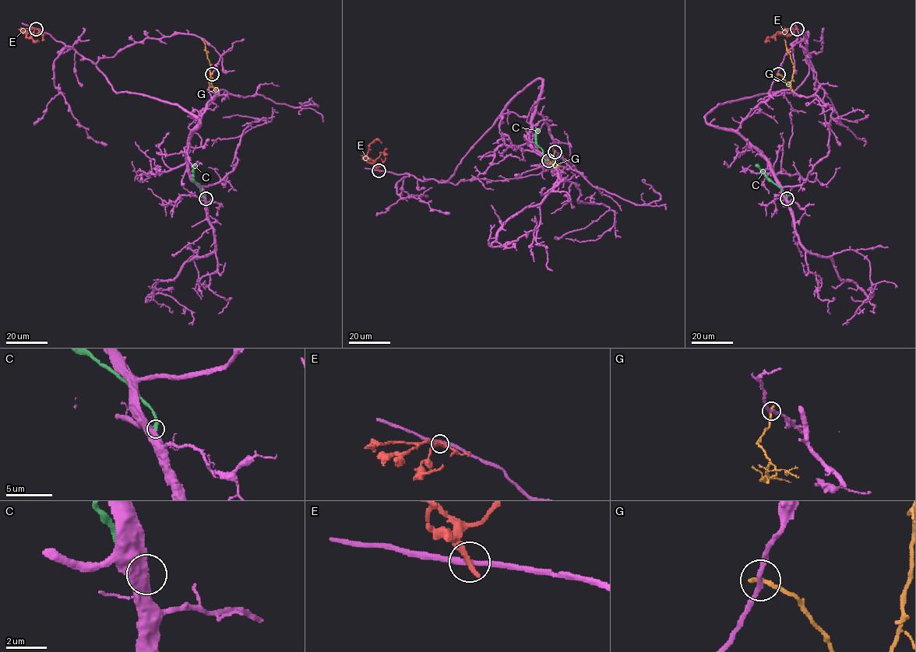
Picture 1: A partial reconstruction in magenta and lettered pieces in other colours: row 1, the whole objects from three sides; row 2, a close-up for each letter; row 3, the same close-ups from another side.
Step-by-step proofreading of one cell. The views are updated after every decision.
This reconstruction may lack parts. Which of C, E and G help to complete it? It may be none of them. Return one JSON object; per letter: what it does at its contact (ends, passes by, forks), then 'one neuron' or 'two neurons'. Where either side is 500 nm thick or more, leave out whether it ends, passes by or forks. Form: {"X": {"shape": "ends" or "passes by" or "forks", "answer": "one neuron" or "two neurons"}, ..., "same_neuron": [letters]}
{"C": {"answer": "two neurons"}, "E": {"shape": "ends", "answer": "two neurons"}, "G": {"shape": "ends", "answer": "two neurons"}, "same_neuron": []}

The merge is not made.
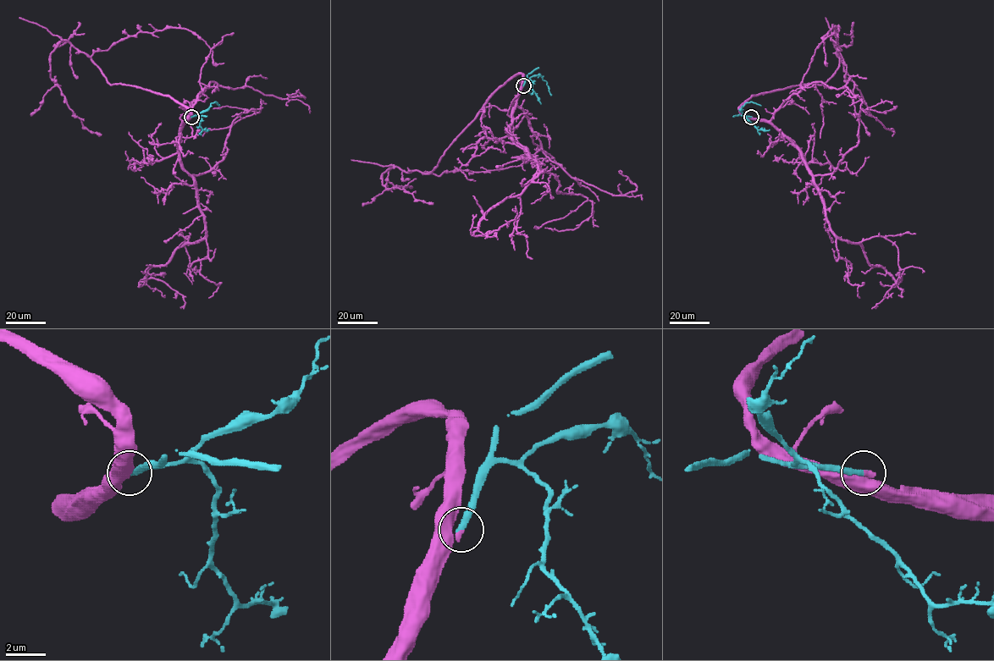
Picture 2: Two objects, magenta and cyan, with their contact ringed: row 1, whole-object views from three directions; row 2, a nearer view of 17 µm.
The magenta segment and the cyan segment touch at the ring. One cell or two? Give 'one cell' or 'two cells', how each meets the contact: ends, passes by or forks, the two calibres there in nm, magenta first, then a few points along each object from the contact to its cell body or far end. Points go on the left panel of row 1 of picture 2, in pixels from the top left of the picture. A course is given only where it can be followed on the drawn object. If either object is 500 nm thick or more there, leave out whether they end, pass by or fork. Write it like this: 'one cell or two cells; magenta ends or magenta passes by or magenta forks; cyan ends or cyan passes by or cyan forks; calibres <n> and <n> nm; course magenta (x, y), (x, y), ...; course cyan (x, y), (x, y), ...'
one cell; magenta ends; cyan ends; calibres 300 and 320 nm; course magenta (191, 117), (178, 149), (195, 181), (206, 235), (151, 266), (142, 281), (165, 282), (183, 295), (184, 309); course cyan (191, 117), (206, 111), (211, 103), (216, 101), (218, 105)

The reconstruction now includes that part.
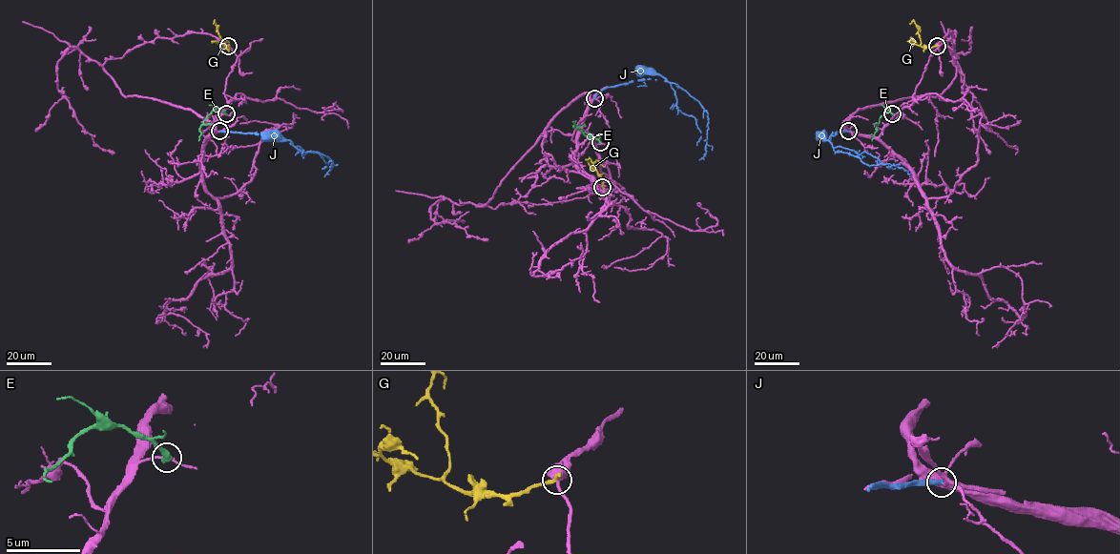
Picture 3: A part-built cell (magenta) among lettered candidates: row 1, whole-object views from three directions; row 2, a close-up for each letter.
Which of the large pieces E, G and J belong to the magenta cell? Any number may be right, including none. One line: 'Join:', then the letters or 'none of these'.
Join: none of these

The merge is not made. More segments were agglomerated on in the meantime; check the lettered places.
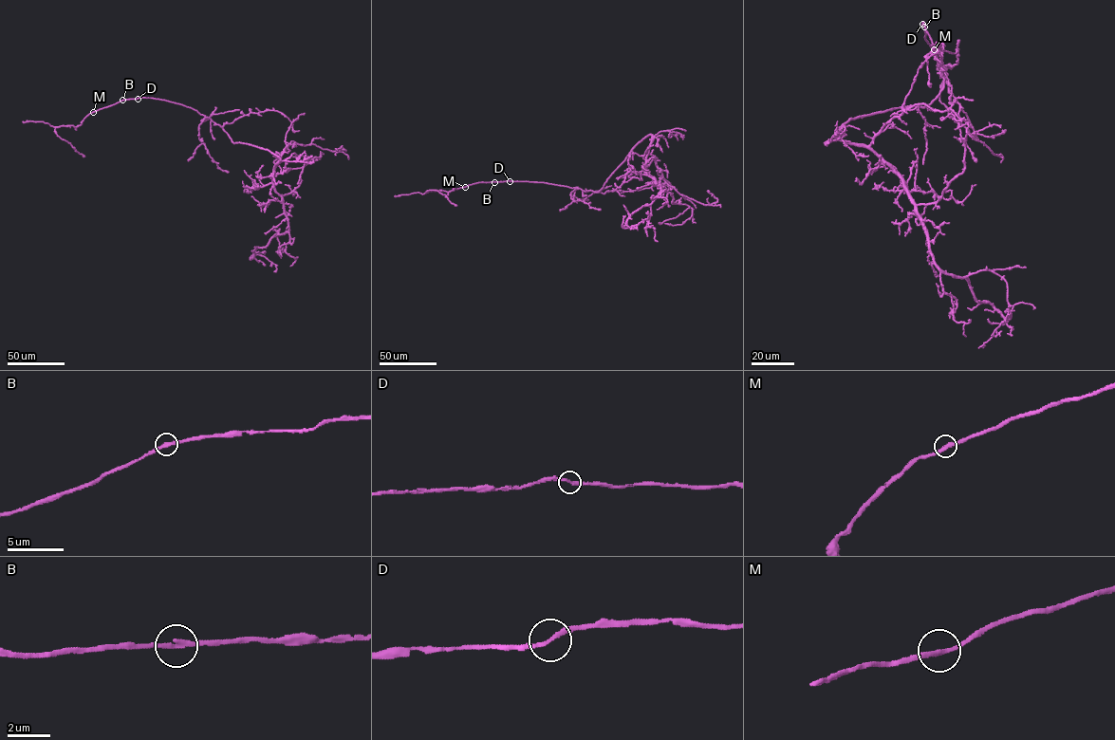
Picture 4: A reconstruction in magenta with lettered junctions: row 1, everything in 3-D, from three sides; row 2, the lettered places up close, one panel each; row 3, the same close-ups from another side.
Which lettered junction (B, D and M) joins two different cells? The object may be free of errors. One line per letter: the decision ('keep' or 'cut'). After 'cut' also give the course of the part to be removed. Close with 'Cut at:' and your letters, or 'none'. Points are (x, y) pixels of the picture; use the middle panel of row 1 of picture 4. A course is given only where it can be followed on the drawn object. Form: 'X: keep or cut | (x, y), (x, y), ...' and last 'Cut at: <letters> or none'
B: keep
D: keep
M: keep
Cut at: none

